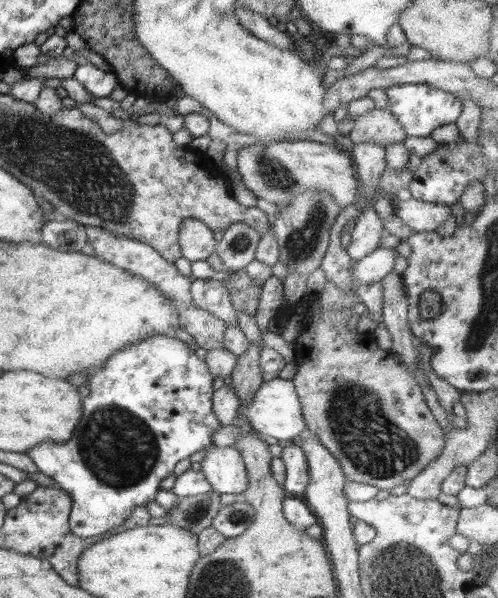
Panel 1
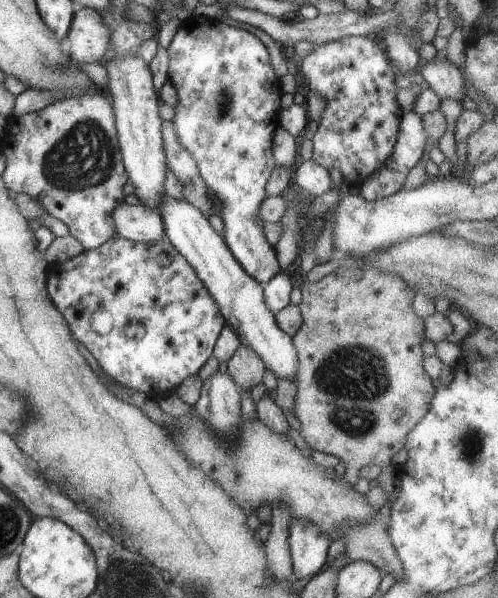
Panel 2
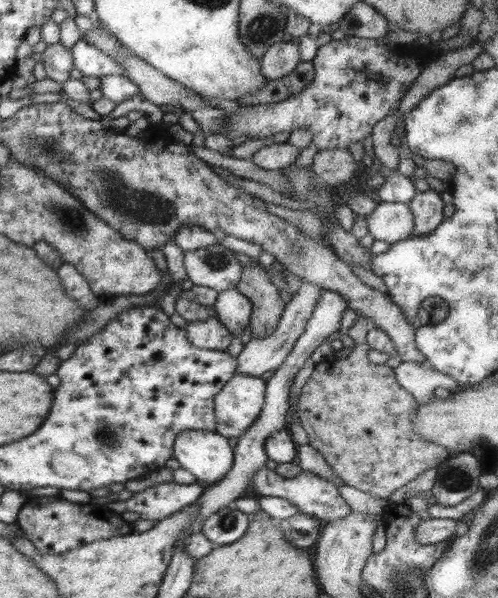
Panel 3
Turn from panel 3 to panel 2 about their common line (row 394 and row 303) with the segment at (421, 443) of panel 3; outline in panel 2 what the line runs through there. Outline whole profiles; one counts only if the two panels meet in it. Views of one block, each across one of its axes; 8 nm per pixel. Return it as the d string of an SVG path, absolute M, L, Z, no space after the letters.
M374 267L337 268L336 271L320 278L318 282L309 283L306 286L302 285L301 293L302 302L299 304L299 309L303 323L298 332L291 336L299 358L297 380L295 382L297 392L294 413L301 424L299 434L304 437L304 440L312 450L334 454L339 460L342 460L344 466L346 466L346 479L344 480L352 484L352 472L356 474L363 466L377 464L382 469L392 466L391 462L394 455L405 448L408 433L426 416L430 408L431 400L435 395L435 388L432 385L433 379L428 376L423 365L426 358L422 348L422 343L425 339L425 322L413 309L412 303L415 294L410 286L400 277L384 274Z

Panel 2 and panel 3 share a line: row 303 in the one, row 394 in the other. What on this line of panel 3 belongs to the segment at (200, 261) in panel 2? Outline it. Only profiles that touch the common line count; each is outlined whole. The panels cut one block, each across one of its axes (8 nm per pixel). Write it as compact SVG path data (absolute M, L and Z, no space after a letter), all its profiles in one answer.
M236 373L214 397L215 431L227 439L242 436L260 415L265 396L262 377Z

